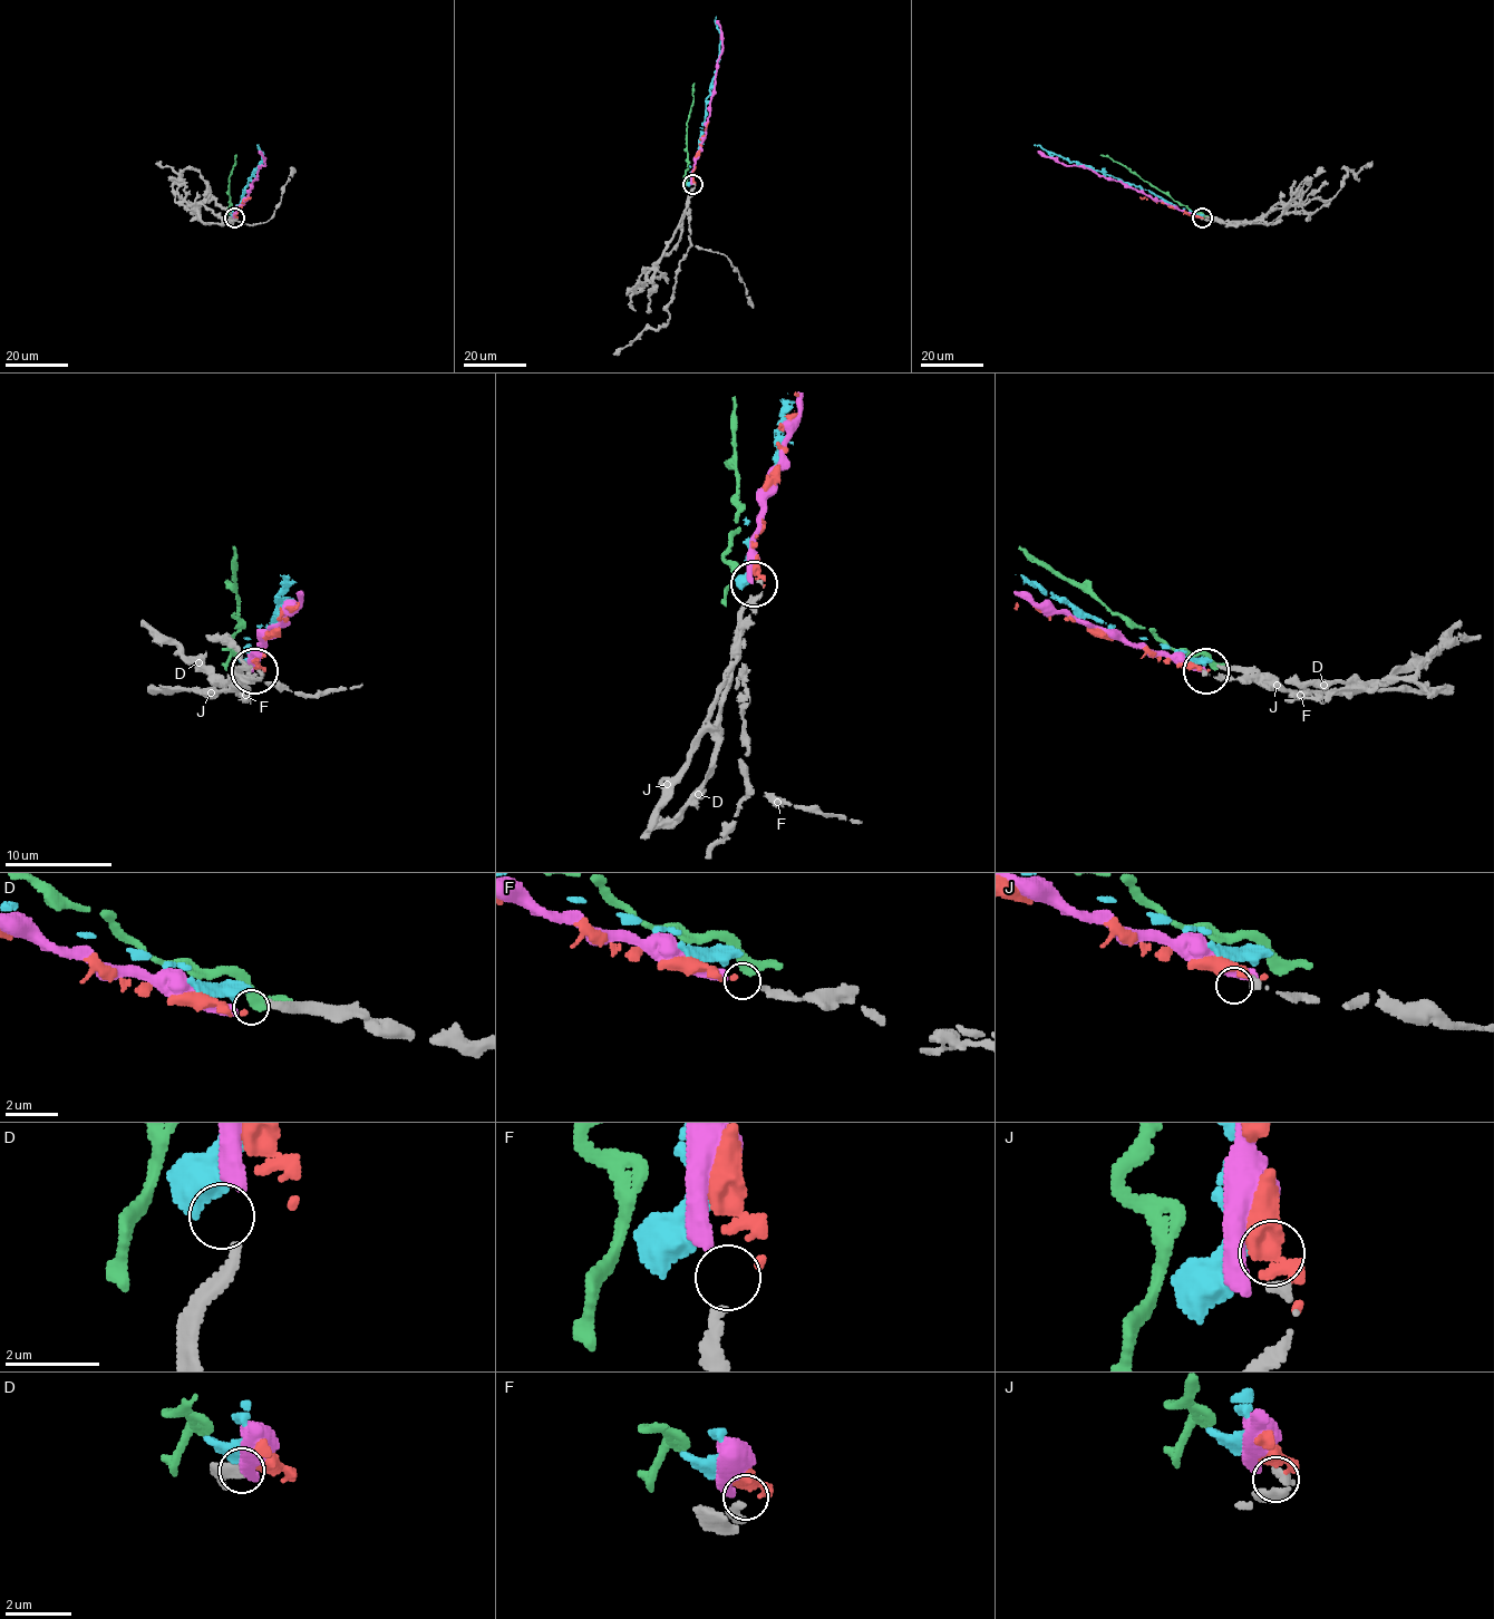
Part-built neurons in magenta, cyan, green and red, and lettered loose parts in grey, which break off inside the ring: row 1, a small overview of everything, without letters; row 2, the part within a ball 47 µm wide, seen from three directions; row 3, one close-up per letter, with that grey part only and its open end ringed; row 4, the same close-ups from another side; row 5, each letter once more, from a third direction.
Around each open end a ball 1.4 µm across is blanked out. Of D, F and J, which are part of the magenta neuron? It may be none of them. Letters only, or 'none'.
none

